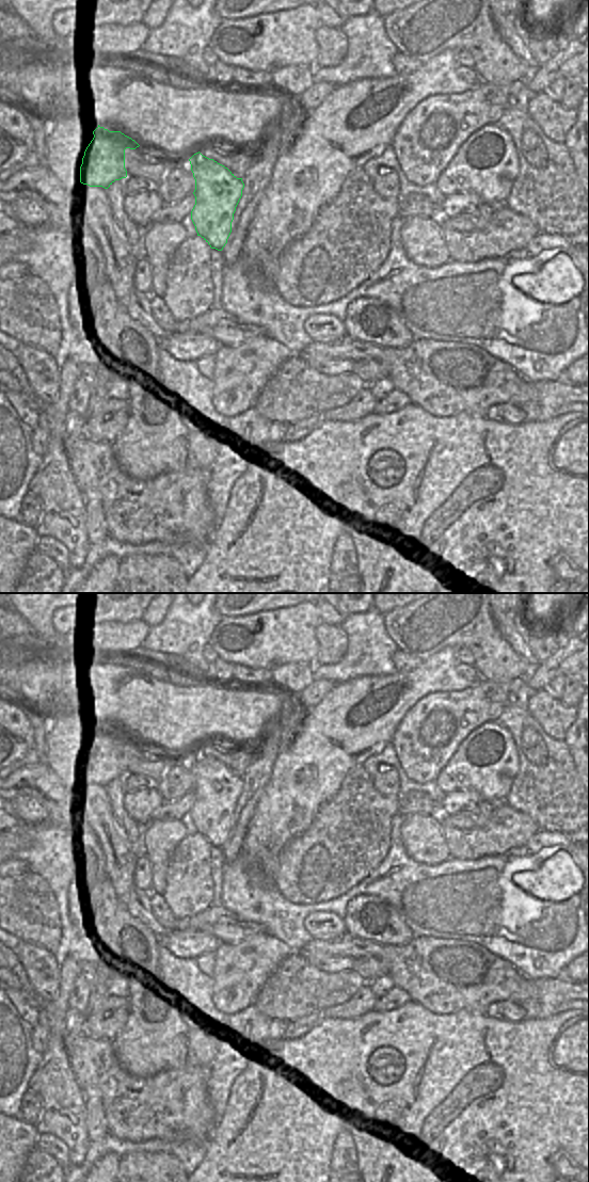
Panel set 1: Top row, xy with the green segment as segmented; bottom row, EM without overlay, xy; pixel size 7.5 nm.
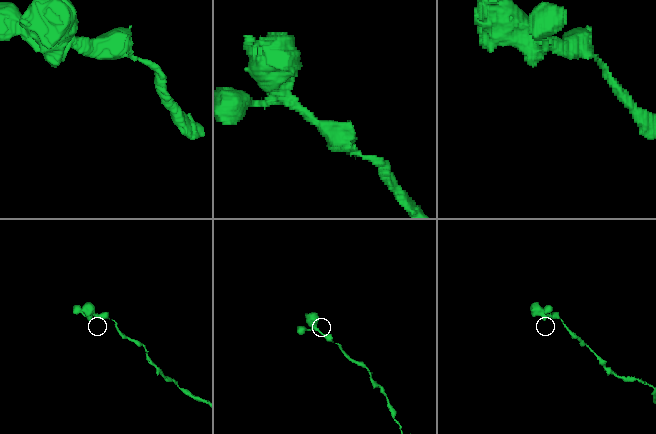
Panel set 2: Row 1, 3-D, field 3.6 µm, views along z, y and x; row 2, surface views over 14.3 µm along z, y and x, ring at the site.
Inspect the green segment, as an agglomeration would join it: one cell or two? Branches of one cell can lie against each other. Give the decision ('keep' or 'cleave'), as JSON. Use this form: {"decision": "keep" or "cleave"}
{"decision": "keep"}

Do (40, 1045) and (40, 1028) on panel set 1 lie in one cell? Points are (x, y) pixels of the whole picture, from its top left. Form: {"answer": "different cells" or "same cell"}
{"answer": "same cell"}

